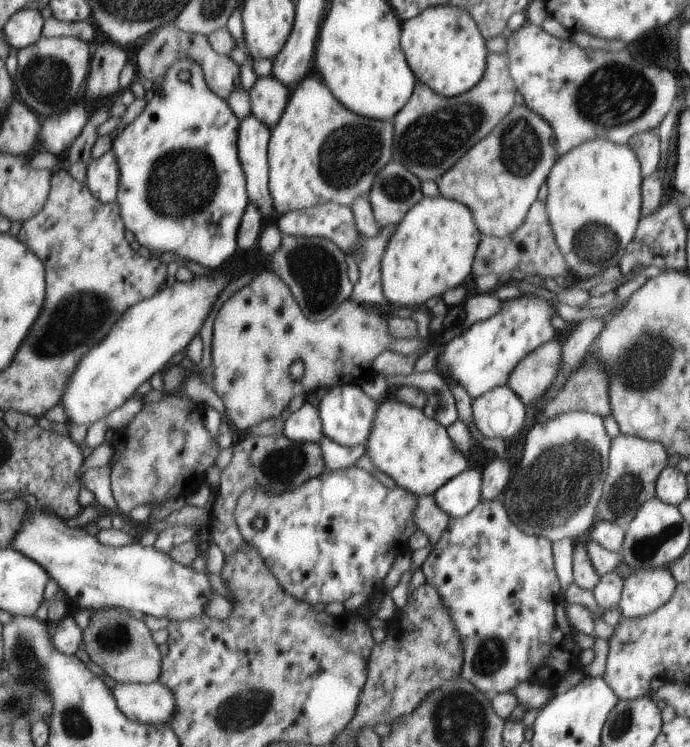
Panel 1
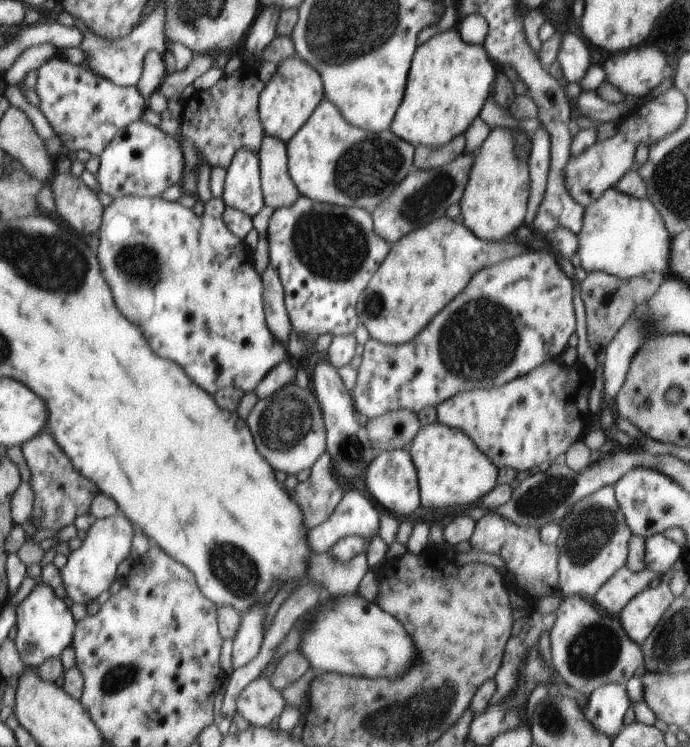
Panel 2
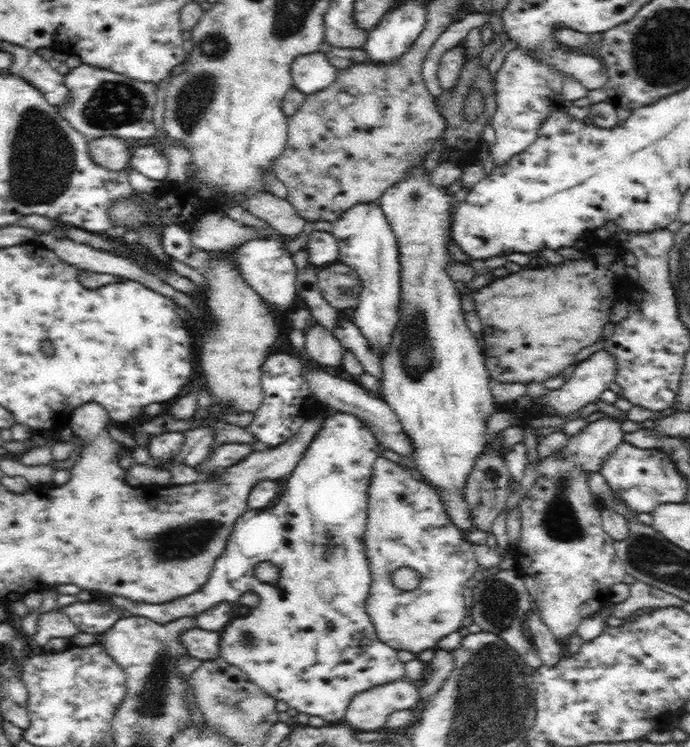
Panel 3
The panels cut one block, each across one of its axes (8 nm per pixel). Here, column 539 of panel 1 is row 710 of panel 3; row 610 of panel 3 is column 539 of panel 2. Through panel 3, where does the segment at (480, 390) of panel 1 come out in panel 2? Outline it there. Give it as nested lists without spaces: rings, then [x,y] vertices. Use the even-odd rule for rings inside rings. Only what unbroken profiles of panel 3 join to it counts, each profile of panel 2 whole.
[[[543,128],[538,129],[531,139],[531,150],[529,152],[529,175],[531,187],[529,190],[529,202],[525,216],[526,226],[529,226],[535,219],[538,207],[542,202],[547,183],[548,169],[550,164],[549,133]],[[558,227],[552,232],[545,235],[549,244],[549,252],[530,251],[526,250],[519,255],[510,257],[502,262],[493,264],[489,267],[484,267],[480,272],[477,272],[470,282],[453,298],[436,316],[412,339],[404,344],[393,345],[386,344],[370,337],[366,344],[363,344],[364,350],[360,367],[357,370],[357,379],[354,388],[350,391],[354,403],[354,408],[357,414],[366,416],[369,420],[380,417],[384,413],[392,409],[410,409],[416,413],[424,410],[426,407],[437,407],[441,402],[452,398],[455,394],[474,389],[489,389],[492,387],[501,387],[503,384],[509,383],[511,380],[528,374],[537,366],[543,365],[550,361],[557,360],[562,352],[566,350],[570,336],[576,330],[576,315],[574,314],[574,302],[572,298],[575,294],[575,285],[573,280],[568,277],[559,262],[559,257],[571,259],[578,253],[579,238],[577,234],[568,230],[568,228]]]

